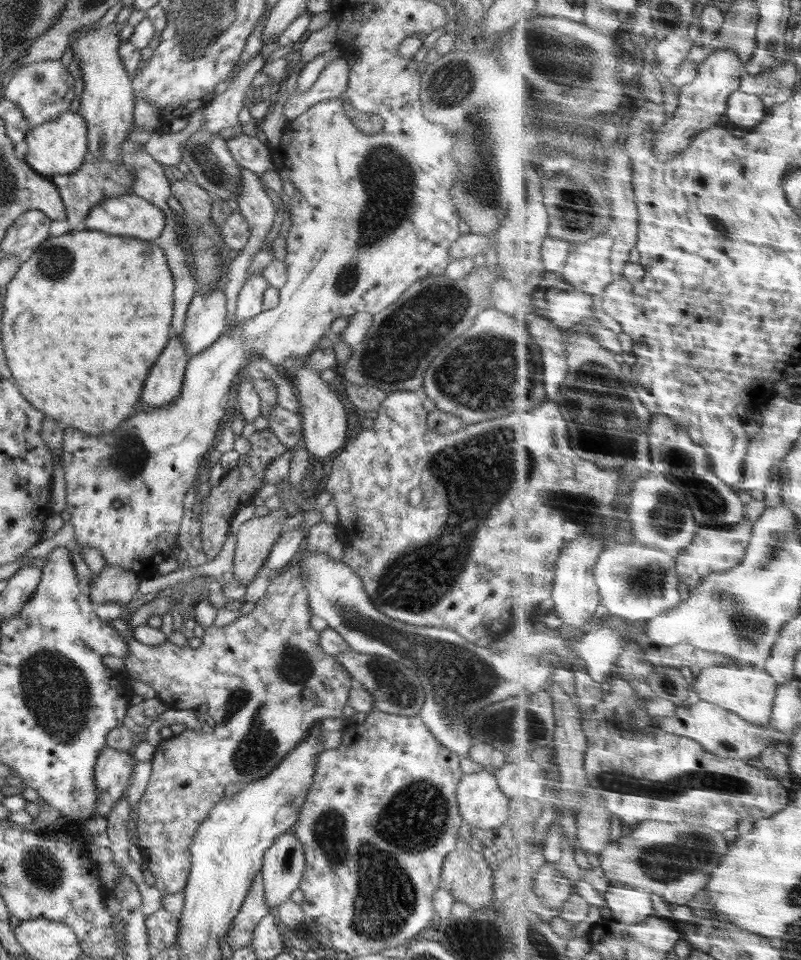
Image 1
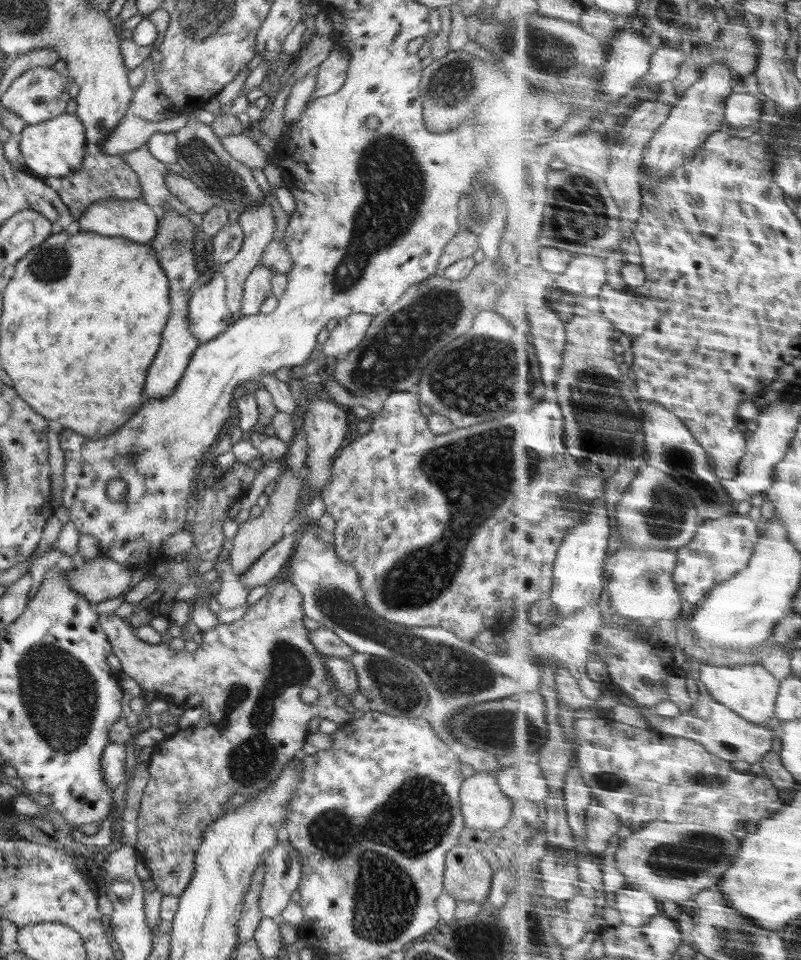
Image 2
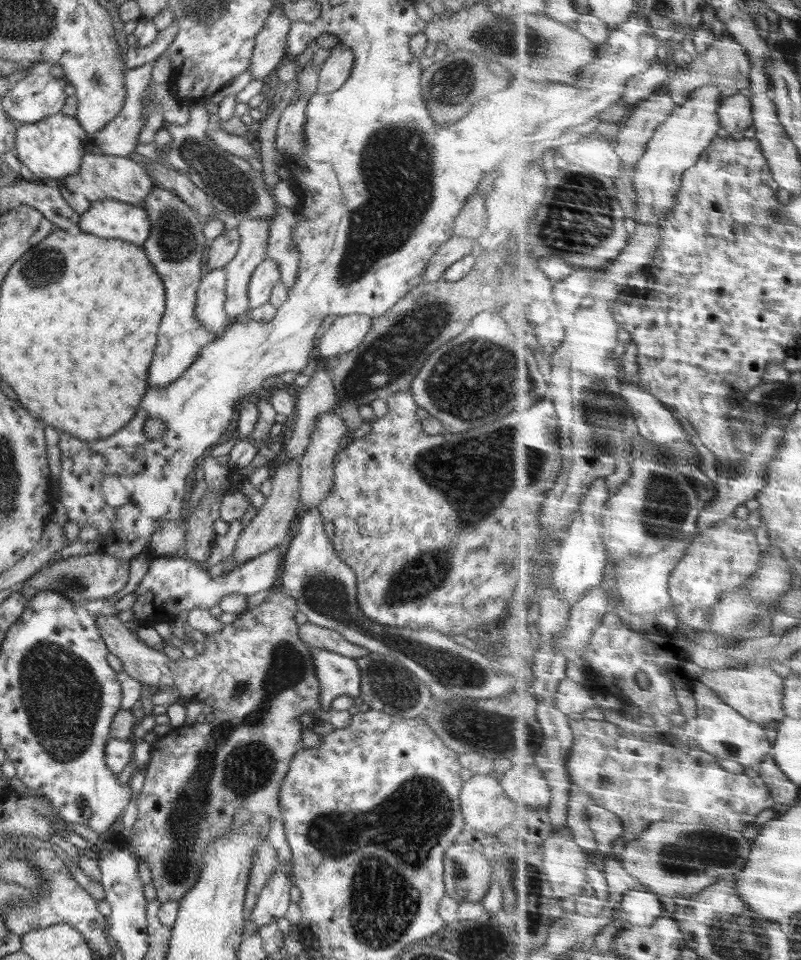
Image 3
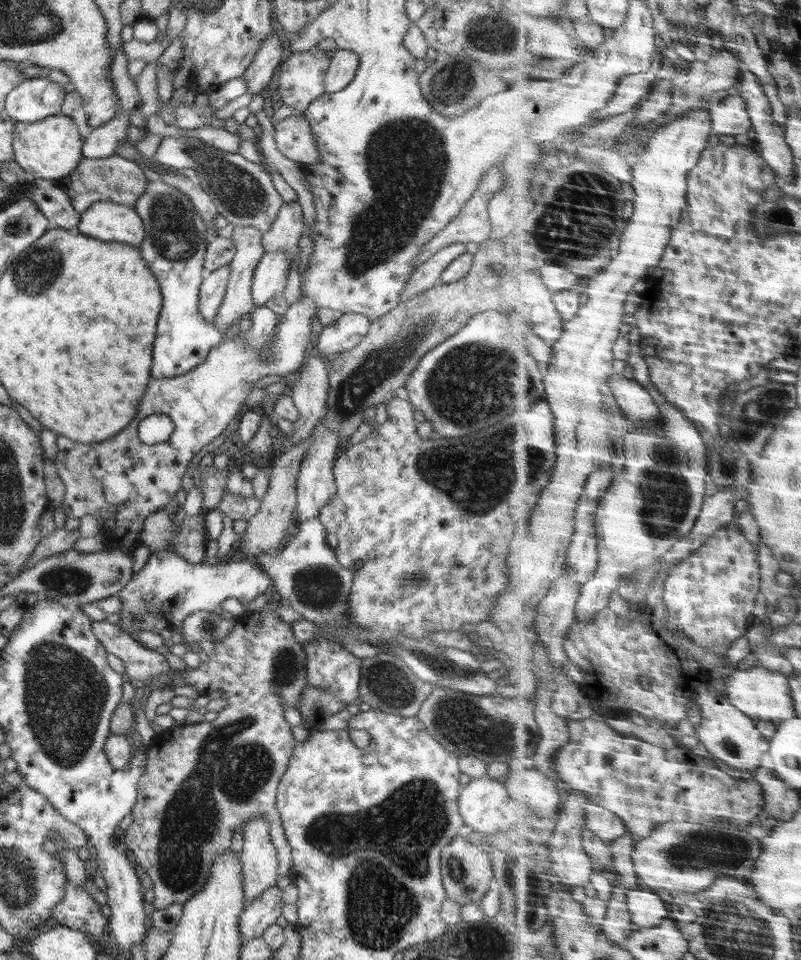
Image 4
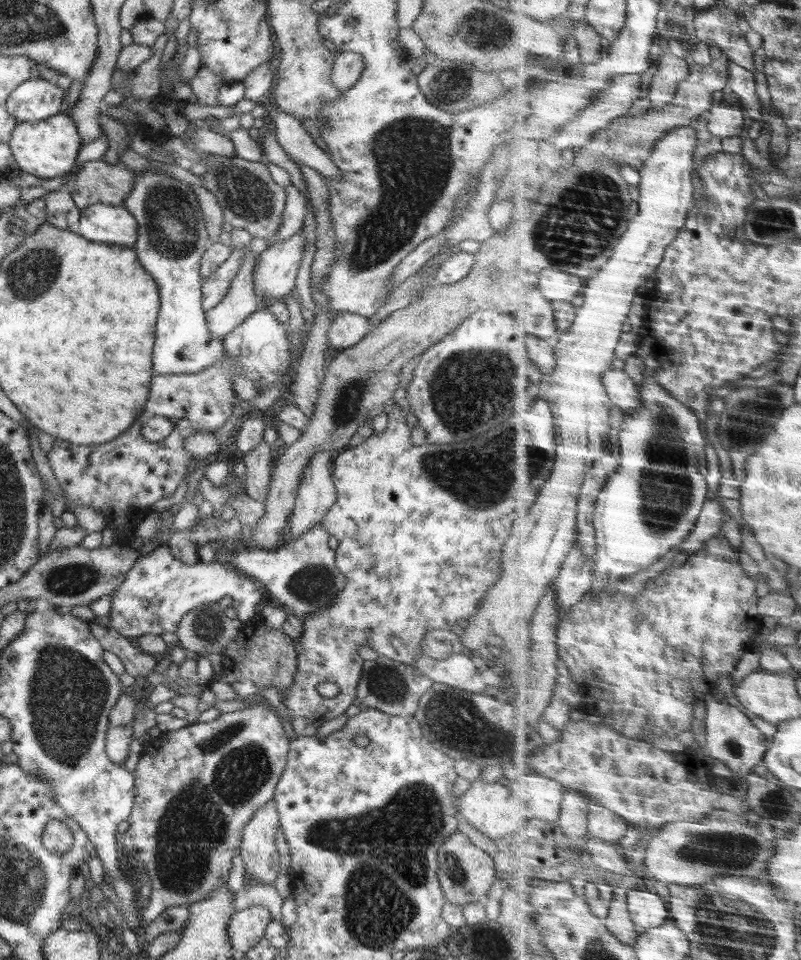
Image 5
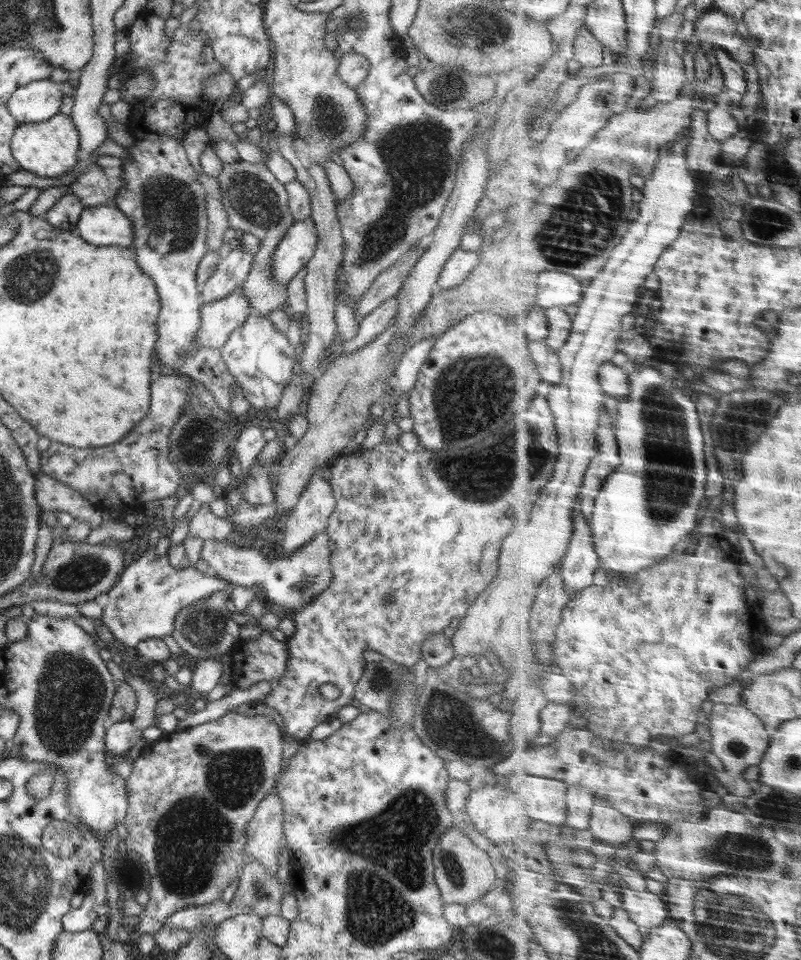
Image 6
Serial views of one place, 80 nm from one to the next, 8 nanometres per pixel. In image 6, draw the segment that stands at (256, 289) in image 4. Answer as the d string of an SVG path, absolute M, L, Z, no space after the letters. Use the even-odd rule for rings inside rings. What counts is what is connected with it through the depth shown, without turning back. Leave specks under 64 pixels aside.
M310 216L294 221L273 252L272 279L286 287L312 259L317 240L316 227Z

